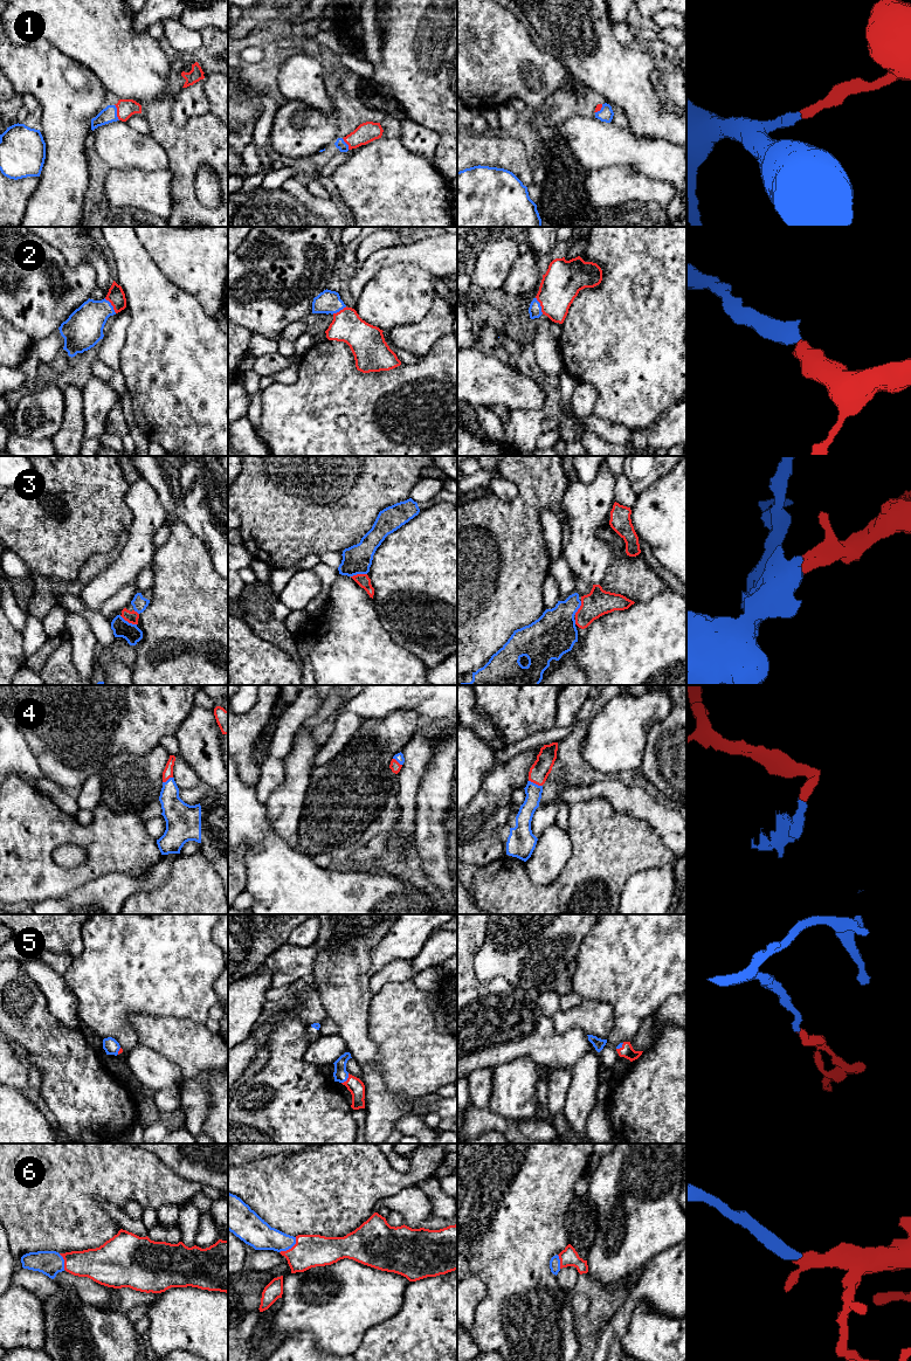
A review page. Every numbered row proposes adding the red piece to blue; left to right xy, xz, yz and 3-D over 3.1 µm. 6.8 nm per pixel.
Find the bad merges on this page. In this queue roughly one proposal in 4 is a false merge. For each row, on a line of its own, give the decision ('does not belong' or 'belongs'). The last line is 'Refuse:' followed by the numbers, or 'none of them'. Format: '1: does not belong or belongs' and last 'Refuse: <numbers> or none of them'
1: belongs
2: belongs
3: belongs
4: belongs
5: belongs
6: belongs
Refuse: none of them

